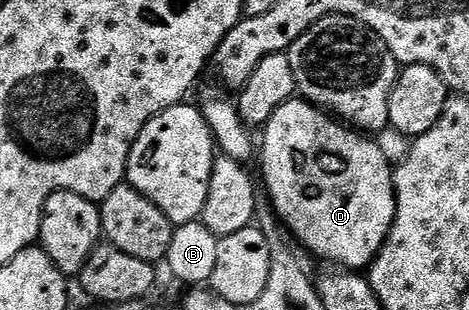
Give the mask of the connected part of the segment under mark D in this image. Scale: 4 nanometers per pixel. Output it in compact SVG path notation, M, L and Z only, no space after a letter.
M292 97L280 105L277 113L273 113L273 117L265 124L263 133L263 143L261 139L263 179L267 182L267 191L271 194L272 201L275 202L275 207L273 206L274 214L279 216L288 232L296 240L299 238L309 250L320 255L321 258L332 259L335 262L332 264L342 265L347 269L370 268L372 261L377 257L377 253L385 245L385 241L389 237L391 226L395 220L395 176L393 174L393 165L385 157L385 153L381 153L378 142L374 138L368 137L366 134L344 125L338 118L332 117L326 110L320 109L316 104L310 101L304 101L299 97Z

